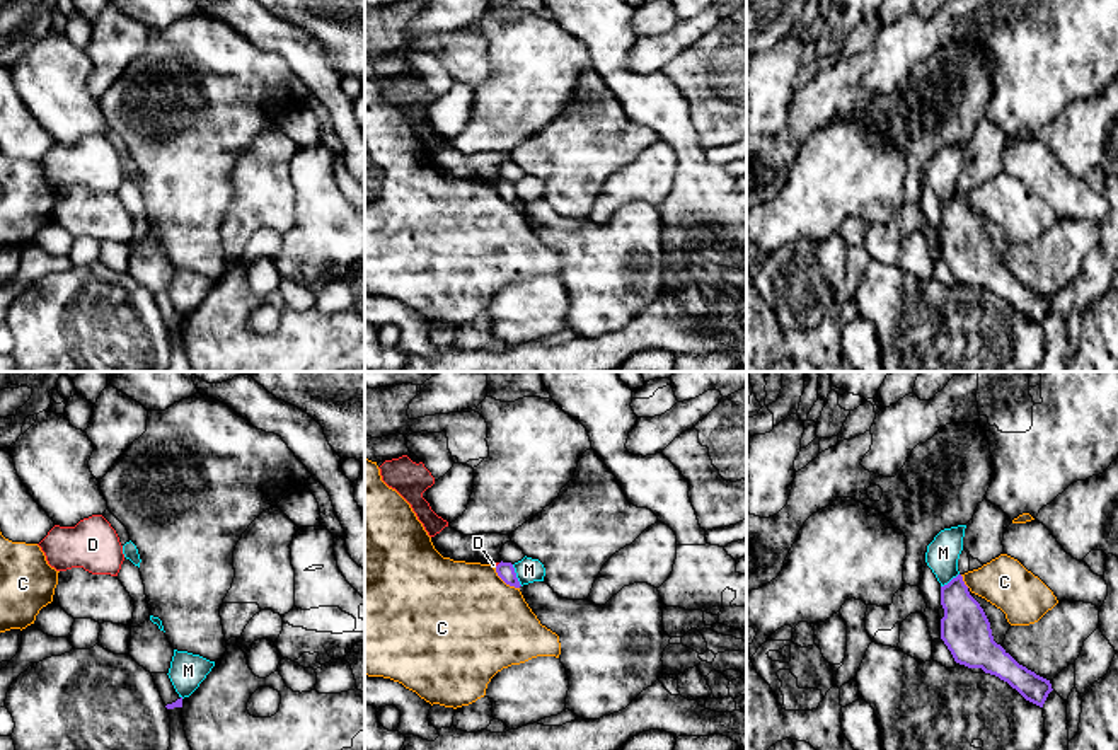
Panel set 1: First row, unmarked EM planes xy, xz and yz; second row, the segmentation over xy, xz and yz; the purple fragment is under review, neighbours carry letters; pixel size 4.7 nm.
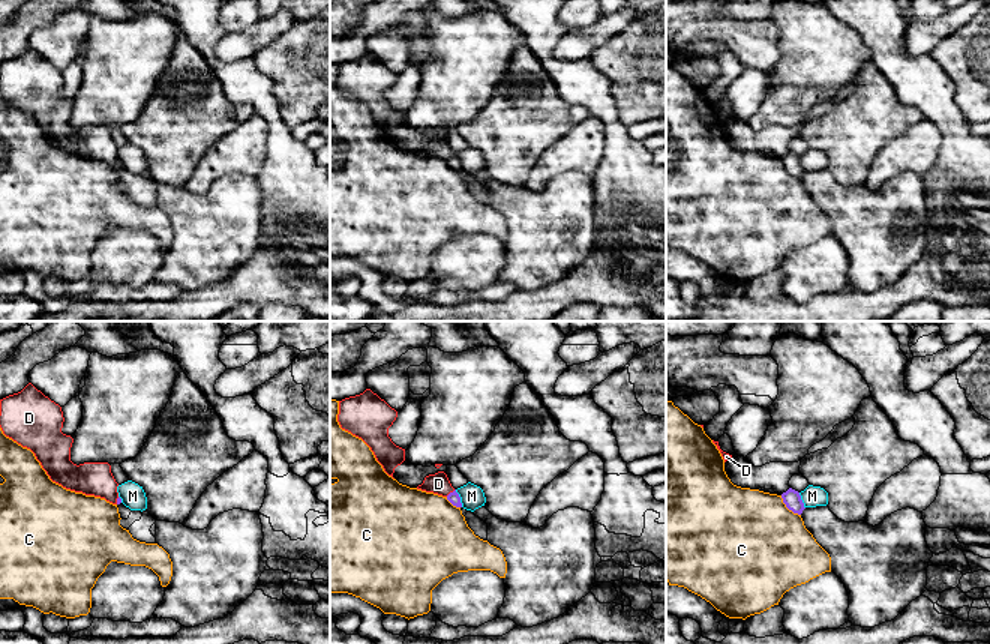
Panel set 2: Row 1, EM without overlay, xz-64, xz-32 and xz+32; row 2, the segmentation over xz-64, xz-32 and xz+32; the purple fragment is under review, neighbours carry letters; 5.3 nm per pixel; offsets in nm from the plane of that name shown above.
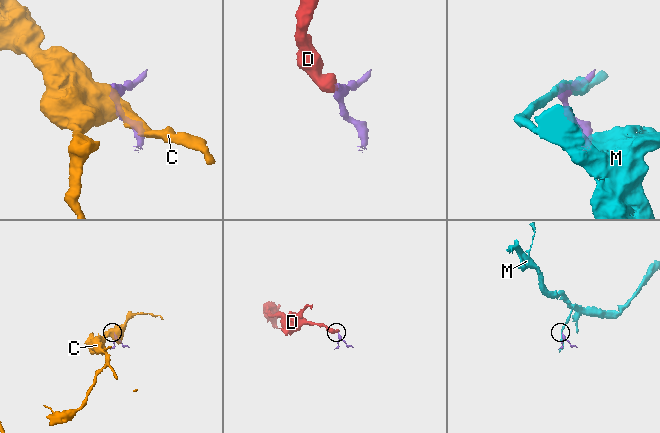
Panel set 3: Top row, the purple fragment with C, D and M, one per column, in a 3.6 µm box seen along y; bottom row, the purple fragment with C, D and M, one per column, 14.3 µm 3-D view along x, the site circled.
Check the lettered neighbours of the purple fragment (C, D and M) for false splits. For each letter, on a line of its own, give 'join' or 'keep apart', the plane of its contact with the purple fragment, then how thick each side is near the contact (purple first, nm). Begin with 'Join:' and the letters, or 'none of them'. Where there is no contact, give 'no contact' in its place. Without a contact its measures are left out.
Join: none of them
C: keep apart; meets purple in xz; 80 nm thick on the purple side, 500 nm on the other
D: keep apart; meets purple in xz; 80 nm thick on the purple side, 20 nm on the other
M: keep apart; meets purple in xz; 80 nm thick on the purple side, 120 nm on the other

